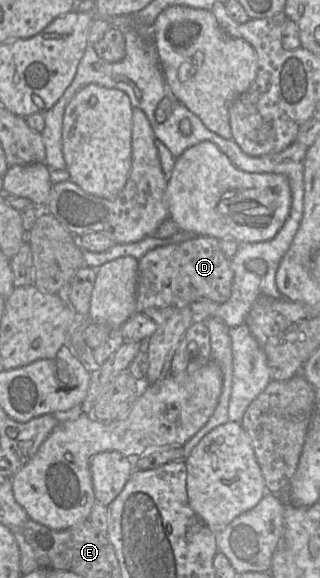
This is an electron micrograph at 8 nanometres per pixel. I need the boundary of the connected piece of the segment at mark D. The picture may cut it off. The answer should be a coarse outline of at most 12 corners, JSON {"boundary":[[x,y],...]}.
{"boundary":[[215,237],[139,260],[137,311],[226,302],[234,273]]}

